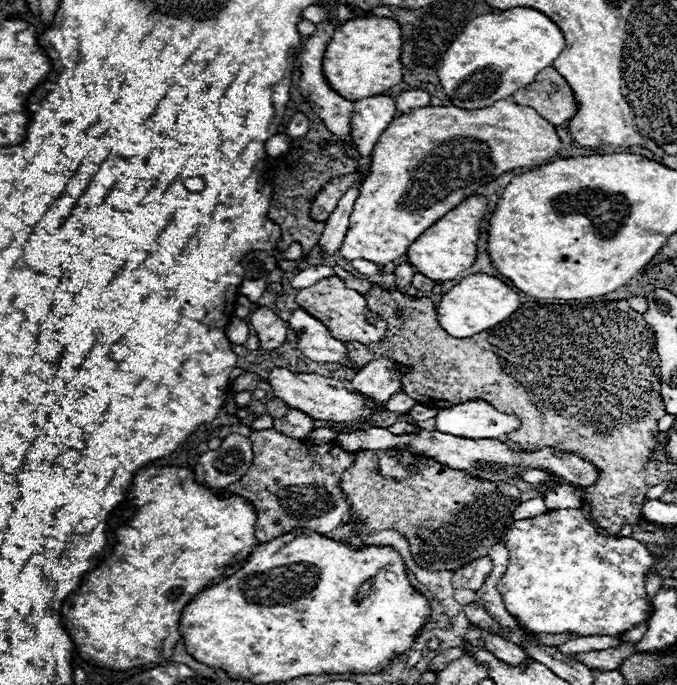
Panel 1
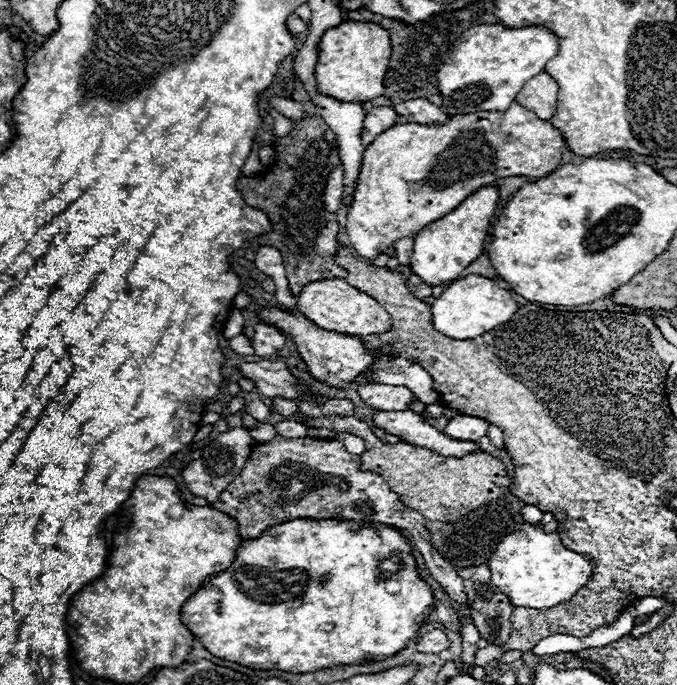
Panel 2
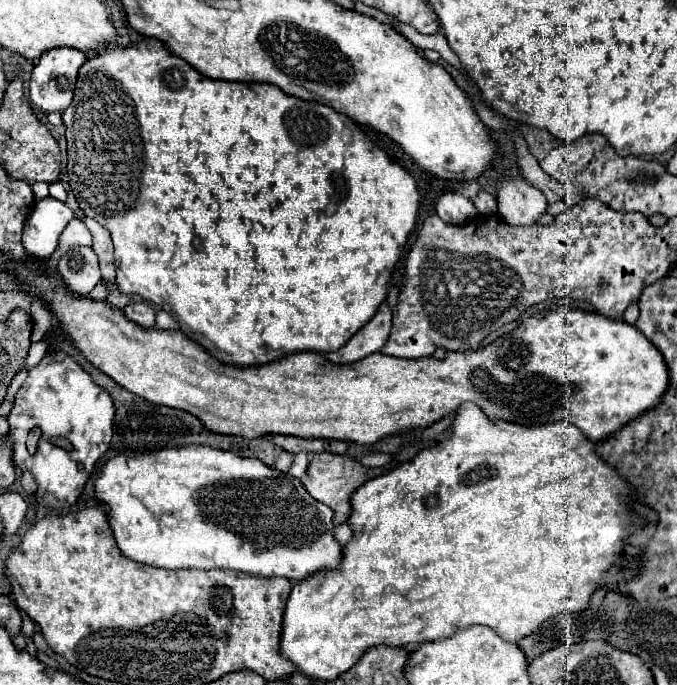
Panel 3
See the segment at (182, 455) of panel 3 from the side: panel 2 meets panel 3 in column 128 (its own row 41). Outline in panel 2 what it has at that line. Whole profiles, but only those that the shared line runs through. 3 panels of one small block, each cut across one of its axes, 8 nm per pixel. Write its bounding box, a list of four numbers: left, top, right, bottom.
[438,24,558,114]

